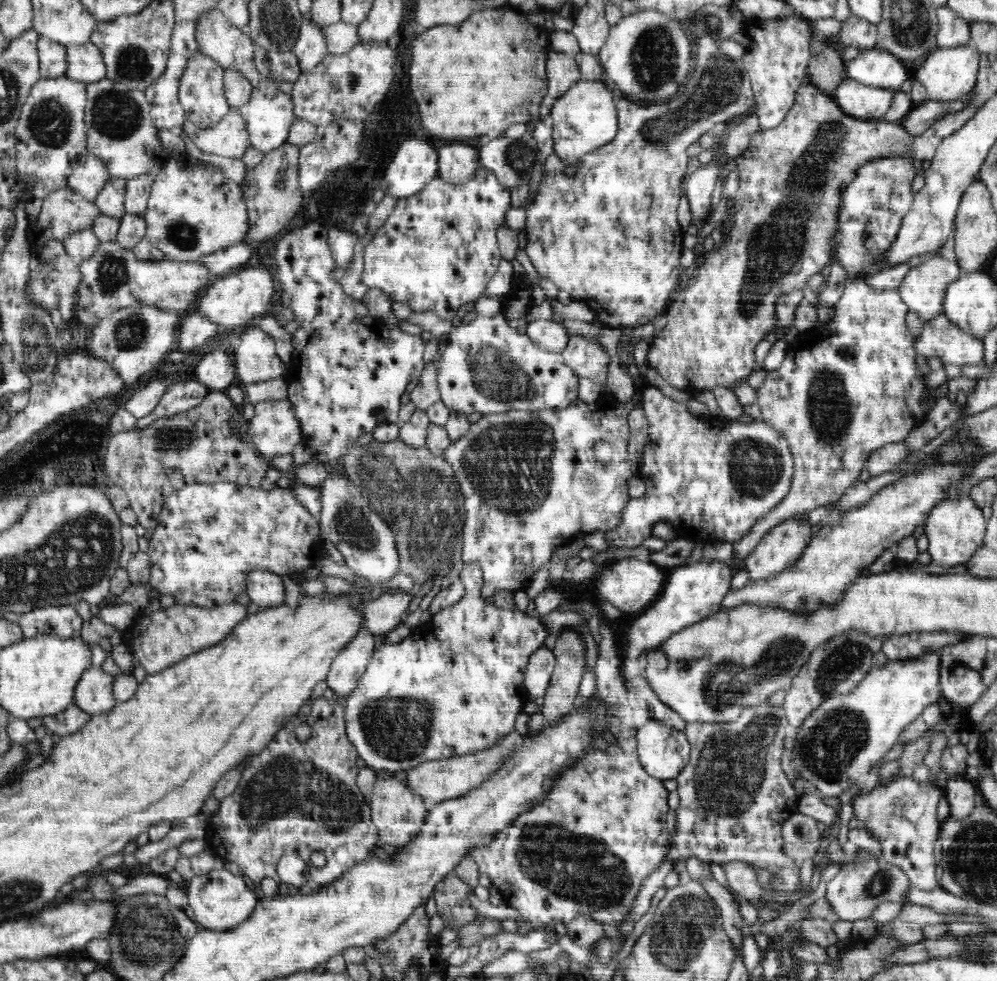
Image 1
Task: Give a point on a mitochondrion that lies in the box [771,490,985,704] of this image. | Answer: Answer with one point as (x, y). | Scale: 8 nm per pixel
(846, 658)

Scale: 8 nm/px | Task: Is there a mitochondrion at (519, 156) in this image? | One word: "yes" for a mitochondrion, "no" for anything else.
yes

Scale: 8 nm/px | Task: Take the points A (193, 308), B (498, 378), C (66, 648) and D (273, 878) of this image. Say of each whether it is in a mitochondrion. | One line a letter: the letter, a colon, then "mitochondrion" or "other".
A: other
B: mitochondrion
C: other
D: other

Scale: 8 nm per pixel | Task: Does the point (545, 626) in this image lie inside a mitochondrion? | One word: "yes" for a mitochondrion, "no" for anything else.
no

